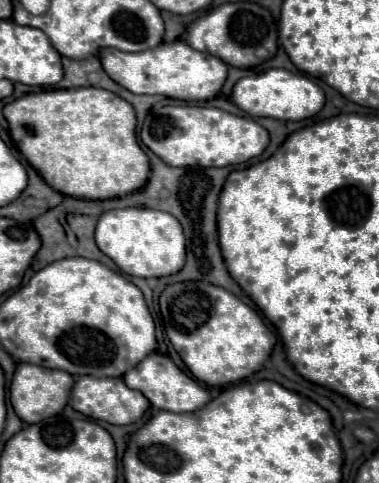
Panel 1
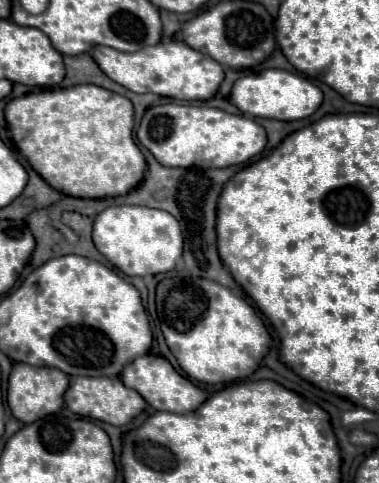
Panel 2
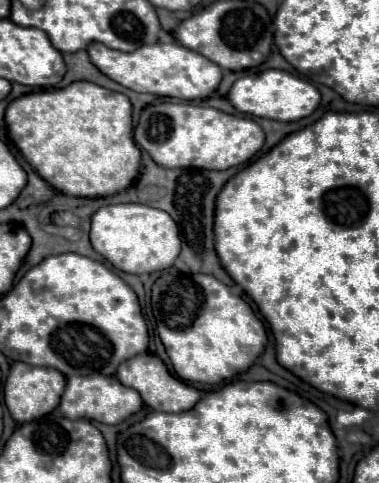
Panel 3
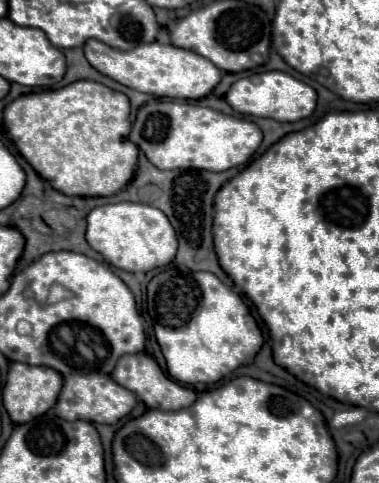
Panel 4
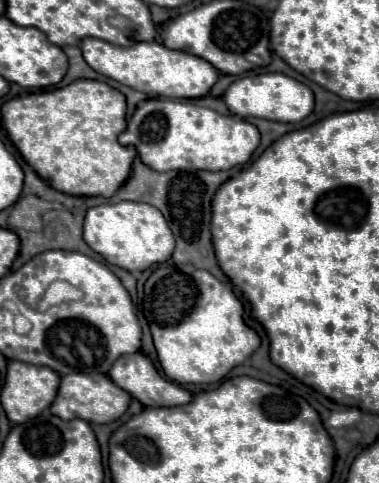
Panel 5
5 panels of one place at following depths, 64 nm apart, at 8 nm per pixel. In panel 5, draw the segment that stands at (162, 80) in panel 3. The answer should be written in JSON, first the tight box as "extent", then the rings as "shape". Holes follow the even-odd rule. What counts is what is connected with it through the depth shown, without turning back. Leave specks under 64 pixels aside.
{"extent":[80,38,218,98],"shape":[[[84,38],[80,42],[80,50],[88,66],[94,68],[98,74],[114,78],[116,82],[126,84],[148,96],[200,98],[200,96],[206,96],[214,86],[214,82],[218,80],[218,70],[212,68],[212,64],[208,64],[206,60],[200,60],[198,56],[192,56],[188,52],[170,50],[156,40],[138,42],[134,46],[120,48],[120,46],[108,44],[106,40]]]}

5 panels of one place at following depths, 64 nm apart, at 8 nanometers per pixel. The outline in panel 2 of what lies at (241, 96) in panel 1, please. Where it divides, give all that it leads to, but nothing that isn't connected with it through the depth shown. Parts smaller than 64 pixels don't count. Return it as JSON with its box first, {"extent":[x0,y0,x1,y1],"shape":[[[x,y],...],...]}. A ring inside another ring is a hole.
{"extent":[230,68,322,122],"shape":[[[268,68],[268,70],[262,70],[260,74],[250,74],[250,76],[238,78],[232,86],[230,100],[244,114],[292,122],[292,120],[312,116],[318,110],[318,106],[322,104],[322,92],[310,80],[306,80],[298,74]]]}

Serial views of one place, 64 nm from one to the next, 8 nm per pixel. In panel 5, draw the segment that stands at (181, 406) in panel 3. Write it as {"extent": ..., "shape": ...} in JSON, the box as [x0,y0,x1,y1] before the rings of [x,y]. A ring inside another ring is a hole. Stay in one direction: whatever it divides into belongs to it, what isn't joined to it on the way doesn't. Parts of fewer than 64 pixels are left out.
{"extent":[110,354,192,406],"shape":[[[130,354],[110,368],[110,380],[132,394],[144,406],[182,406],[192,400],[192,394],[180,384],[164,378],[154,364],[142,354]]]}

